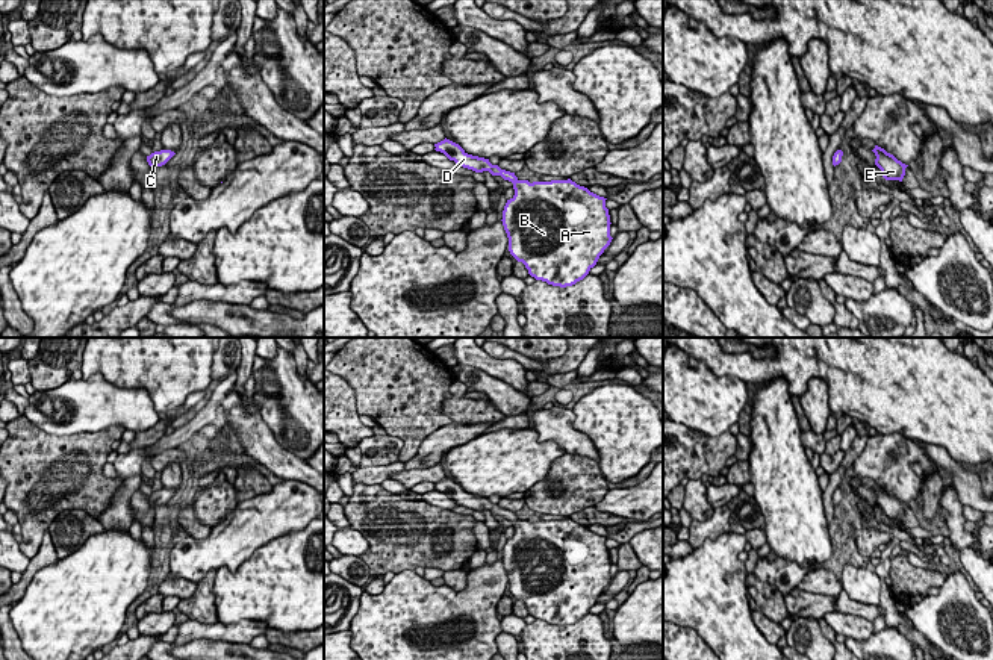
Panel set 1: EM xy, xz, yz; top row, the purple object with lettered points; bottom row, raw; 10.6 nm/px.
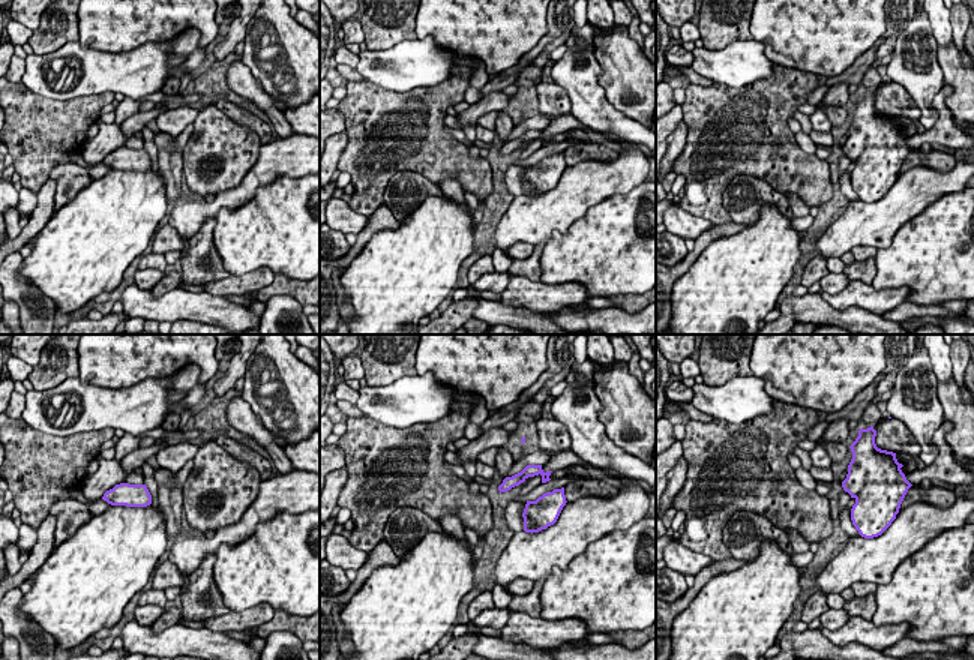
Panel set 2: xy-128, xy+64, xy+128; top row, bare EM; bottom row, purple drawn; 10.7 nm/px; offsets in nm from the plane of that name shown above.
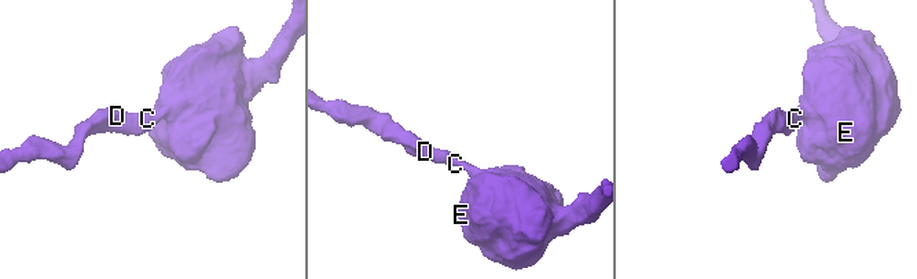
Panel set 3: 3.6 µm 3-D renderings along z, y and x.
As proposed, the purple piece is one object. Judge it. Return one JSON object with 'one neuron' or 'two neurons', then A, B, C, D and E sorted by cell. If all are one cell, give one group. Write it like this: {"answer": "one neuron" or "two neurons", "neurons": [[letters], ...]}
{"answer": "one neuron", "neurons": [["A", "B", "C", "D", "E"]]}

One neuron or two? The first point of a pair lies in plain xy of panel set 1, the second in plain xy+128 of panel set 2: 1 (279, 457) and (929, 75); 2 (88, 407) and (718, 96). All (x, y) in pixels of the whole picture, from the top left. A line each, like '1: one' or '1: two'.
1: one
2: two

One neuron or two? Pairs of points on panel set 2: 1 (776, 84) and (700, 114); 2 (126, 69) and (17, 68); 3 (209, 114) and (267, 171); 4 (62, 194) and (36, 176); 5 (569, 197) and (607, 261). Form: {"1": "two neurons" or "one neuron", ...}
{"1": "one neuron", "2": "two neurons", "3": "two neurons", "4": "two neurons", "5": "two neurons"}

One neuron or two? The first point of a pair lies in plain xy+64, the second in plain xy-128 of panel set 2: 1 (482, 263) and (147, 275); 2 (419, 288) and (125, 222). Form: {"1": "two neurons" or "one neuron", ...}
{"1": "two neurons", "2": "one neuron"}

